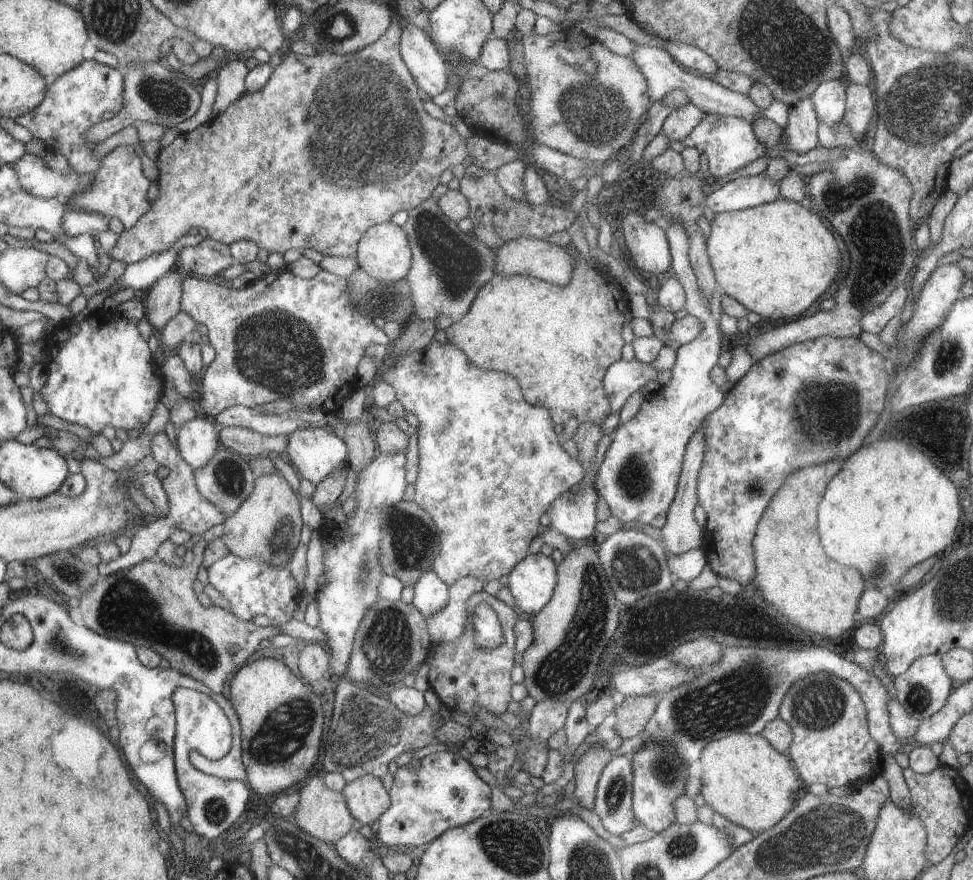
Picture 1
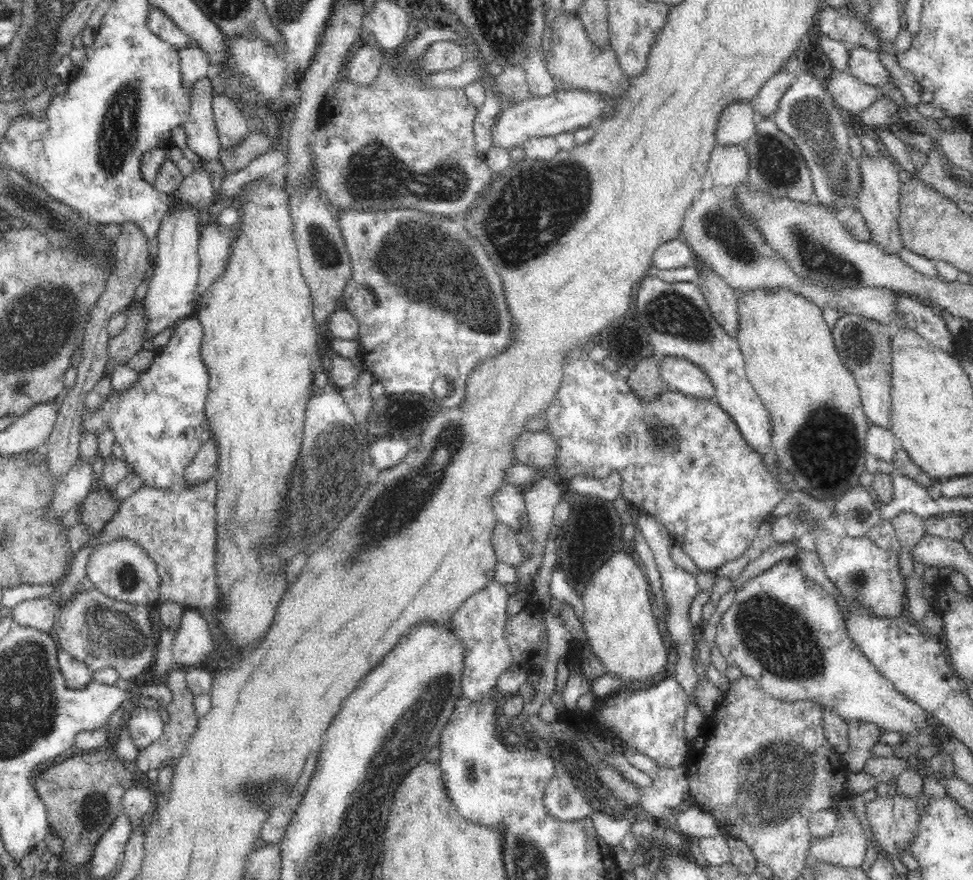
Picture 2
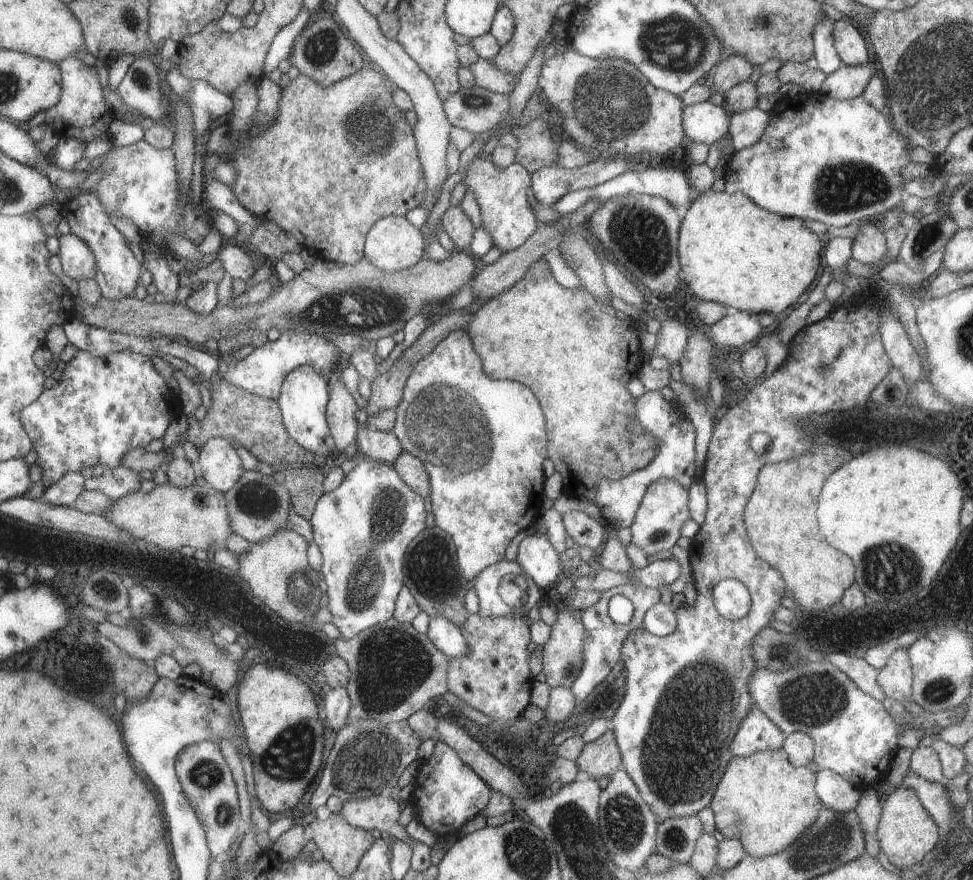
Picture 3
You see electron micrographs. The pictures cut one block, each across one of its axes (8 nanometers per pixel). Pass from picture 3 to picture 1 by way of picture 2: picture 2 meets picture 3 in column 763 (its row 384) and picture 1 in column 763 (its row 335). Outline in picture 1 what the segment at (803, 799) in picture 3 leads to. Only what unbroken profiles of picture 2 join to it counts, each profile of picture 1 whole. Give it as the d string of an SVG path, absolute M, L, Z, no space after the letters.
M778 718L768 723L761 735L737 732L708 744L700 758L701 794L706 804L755 835L770 830L792 811L804 788L804 781L794 772L790 760L780 754L789 752L792 740L790 725Z

